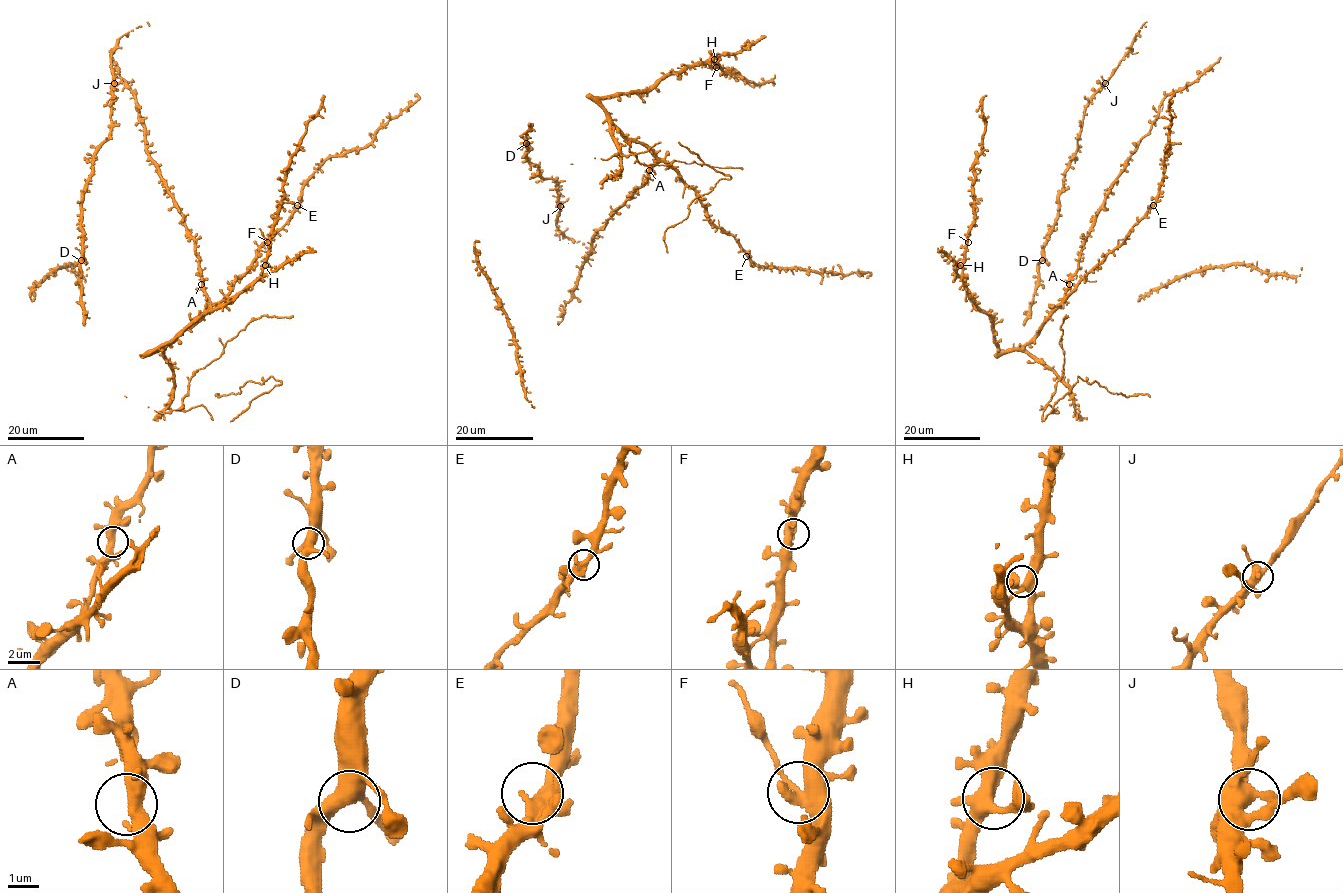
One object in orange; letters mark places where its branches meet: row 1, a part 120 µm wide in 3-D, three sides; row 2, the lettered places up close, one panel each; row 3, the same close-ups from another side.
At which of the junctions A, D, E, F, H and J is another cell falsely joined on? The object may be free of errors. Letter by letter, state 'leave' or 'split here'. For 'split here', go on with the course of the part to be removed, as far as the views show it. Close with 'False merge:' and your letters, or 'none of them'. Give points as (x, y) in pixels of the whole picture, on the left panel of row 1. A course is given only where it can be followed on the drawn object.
A: leave
D: leave
E: leave
F: split here | (267, 242), (259, 228)
H: leave
J: leave
False merge: F

